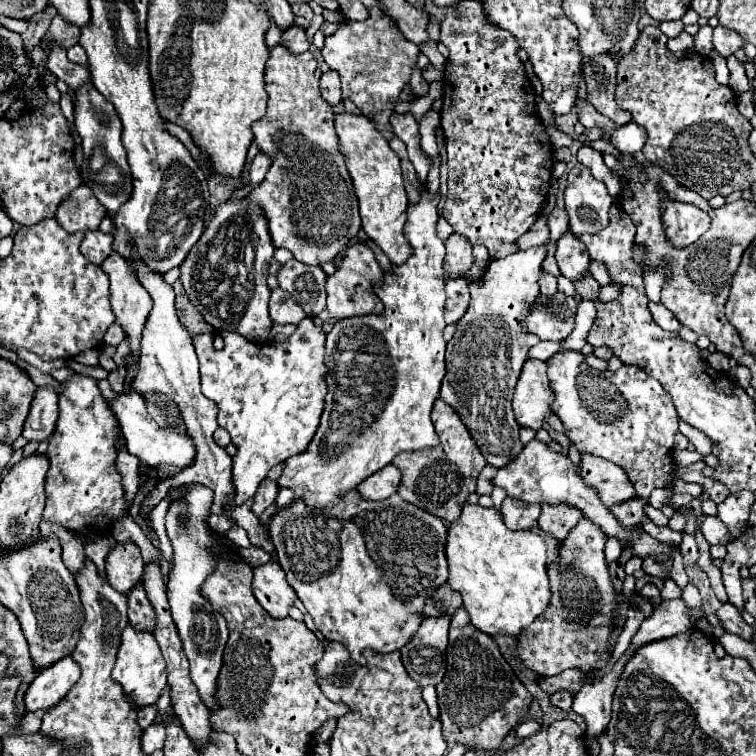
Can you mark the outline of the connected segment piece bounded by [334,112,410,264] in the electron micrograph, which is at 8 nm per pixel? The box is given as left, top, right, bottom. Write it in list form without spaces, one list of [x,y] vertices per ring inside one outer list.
[[[338,112],[334,126],[340,140],[340,152],[346,158],[346,168],[356,190],[364,232],[384,250],[392,264],[404,264],[410,256],[410,242],[404,236],[408,198],[396,152],[388,146],[388,140],[374,128],[374,124],[366,116]]]

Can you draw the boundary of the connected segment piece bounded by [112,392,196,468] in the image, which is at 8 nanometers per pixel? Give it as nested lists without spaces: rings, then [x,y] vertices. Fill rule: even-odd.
[[[128,392],[128,394],[118,394],[118,398],[112,402],[112,410],[122,426],[122,434],[128,444],[128,452],[138,456],[142,464],[146,466],[162,466],[162,464],[172,464],[178,468],[188,468],[188,464],[194,462],[196,448],[194,442],[188,436],[176,434],[172,430],[160,428],[152,416],[146,410],[146,402],[138,392]]]

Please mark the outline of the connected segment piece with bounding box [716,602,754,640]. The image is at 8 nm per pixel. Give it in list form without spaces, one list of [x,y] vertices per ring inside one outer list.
[[[728,602],[722,604],[722,606],[716,610],[716,618],[720,620],[720,624],[722,624],[722,628],[724,628],[726,632],[736,634],[736,636],[740,636],[740,638],[744,638],[744,640],[752,640],[754,628],[748,626],[748,624],[742,620],[742,616],[738,614],[738,610],[736,610],[732,604],[728,604]]]

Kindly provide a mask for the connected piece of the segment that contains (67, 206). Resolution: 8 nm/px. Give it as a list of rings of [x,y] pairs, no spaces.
[[[82,184],[74,192],[70,192],[66,200],[62,200],[54,218],[66,232],[74,234],[74,232],[98,230],[106,214],[108,214],[106,208],[98,204],[92,190],[86,184]]]

